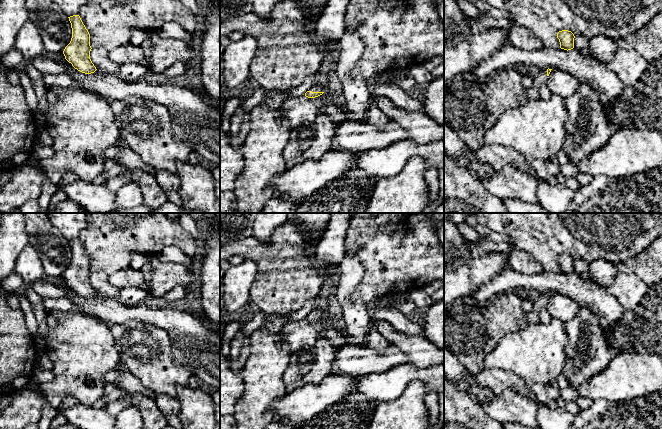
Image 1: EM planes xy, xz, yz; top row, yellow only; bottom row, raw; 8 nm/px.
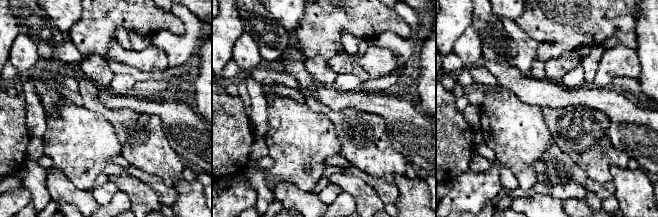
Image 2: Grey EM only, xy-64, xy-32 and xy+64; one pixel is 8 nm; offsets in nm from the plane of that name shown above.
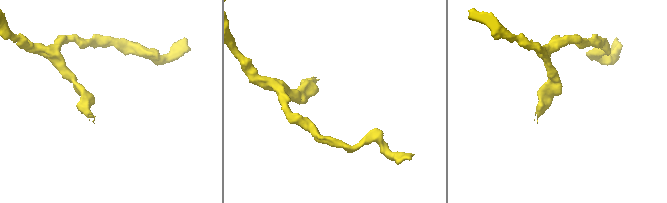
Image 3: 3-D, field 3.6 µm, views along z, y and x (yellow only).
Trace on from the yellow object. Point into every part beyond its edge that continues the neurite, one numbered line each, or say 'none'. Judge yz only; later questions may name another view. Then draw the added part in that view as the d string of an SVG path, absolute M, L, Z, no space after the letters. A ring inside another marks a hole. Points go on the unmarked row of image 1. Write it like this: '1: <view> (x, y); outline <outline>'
1: yz (540, 304); outline M547 293L538 295L538 298L534 301L533 310L538 314L539 320L543 324L548 324L550 316L547 312Z

